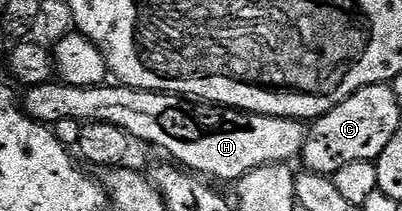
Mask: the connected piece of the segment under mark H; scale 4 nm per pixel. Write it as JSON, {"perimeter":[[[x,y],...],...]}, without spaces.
{"perimeter":[[[63,82],[34,86],[23,93],[22,107],[32,120],[49,126],[62,122],[62,118],[74,118],[89,124],[113,124],[127,132],[133,141],[145,140],[146,143],[153,144],[154,147],[169,152],[177,165],[213,181],[235,182],[258,166],[295,161],[295,156],[297,159],[303,153],[308,137],[308,128],[299,120],[237,112],[235,108],[193,102],[166,92],[144,92],[141,88],[123,86],[108,87],[83,88]]]}

